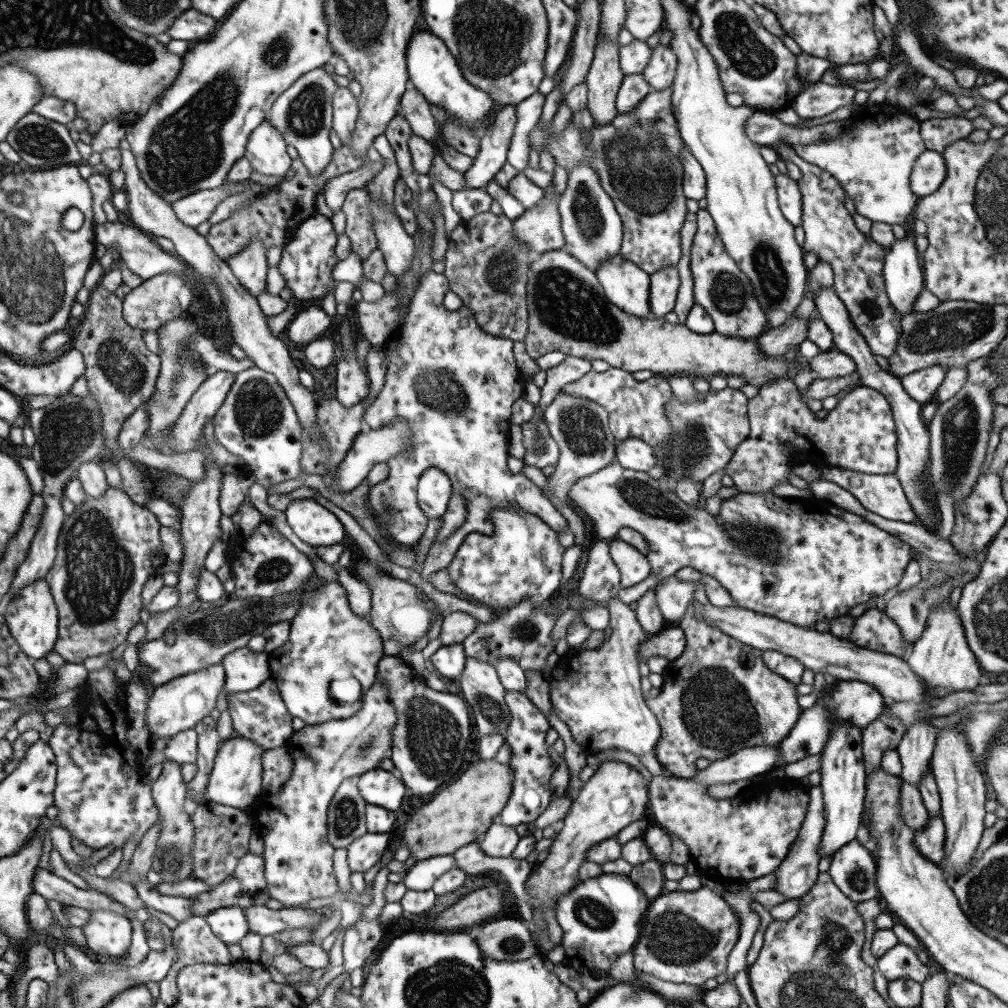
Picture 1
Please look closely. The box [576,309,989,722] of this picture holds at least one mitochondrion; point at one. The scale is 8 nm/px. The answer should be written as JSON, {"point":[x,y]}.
{"point":[960,434]}

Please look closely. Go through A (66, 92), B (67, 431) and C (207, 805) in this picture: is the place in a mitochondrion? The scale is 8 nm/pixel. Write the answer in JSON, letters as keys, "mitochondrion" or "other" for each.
{"A":"other","B":"mitochondrion","C":"other"}

